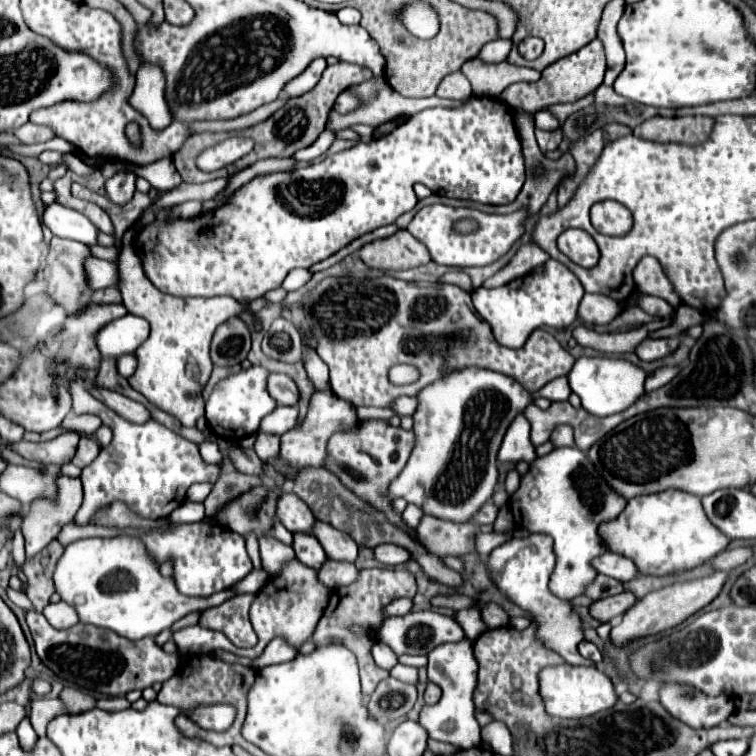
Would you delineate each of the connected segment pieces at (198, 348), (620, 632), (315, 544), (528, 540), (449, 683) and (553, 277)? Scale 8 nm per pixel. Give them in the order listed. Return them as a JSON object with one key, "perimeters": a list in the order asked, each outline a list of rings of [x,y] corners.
{"perimeters":[[[[123,243],[119,255],[121,271],[121,297],[129,313],[141,315],[151,325],[151,335],[135,351],[137,369],[127,379],[149,403],[163,407],[169,415],[179,419],[185,427],[195,427],[197,419],[203,415],[205,401],[201,397],[203,387],[209,381],[213,363],[209,357],[209,343],[213,331],[227,321],[229,317],[239,315],[245,307],[231,297],[213,297],[213,299],[181,299],[157,291],[141,269],[141,261],[131,243]]],[[[715,571],[709,577],[695,579],[695,581],[685,581],[685,583],[675,583],[675,585],[669,585],[669,587],[663,587],[659,591],[653,591],[653,593],[645,595],[629,611],[625,611],[621,623],[617,623],[611,629],[613,645],[615,647],[625,647],[631,641],[637,641],[637,639],[643,639],[643,637],[649,637],[649,635],[657,635],[661,631],[667,631],[667,629],[673,629],[673,627],[681,625],[687,617],[691,617],[693,613],[697,613],[699,609],[709,605],[719,595],[725,579],[727,579],[727,573]]],[[[293,535],[293,551],[301,563],[313,569],[321,569],[327,559],[321,543],[313,535]]],[[[531,533],[527,537],[515,537],[493,549],[489,555],[489,571],[495,581],[495,585],[511,599],[515,601],[521,609],[527,609],[533,613],[533,621],[539,625],[537,637],[553,651],[557,651],[569,665],[591,665],[597,667],[595,663],[589,663],[581,653],[577,651],[577,645],[583,641],[583,629],[579,615],[573,613],[571,603],[553,597],[549,591],[547,583],[549,577],[555,569],[555,555],[551,549],[551,539],[541,533]]],[[[463,639],[459,643],[443,643],[437,645],[429,653],[429,681],[437,683],[443,689],[443,697],[435,705],[423,705],[419,713],[421,727],[429,733],[431,739],[443,741],[449,745],[457,745],[461,749],[471,749],[481,743],[479,737],[479,723],[475,719],[475,703],[473,703],[473,691],[477,687],[477,661],[473,659],[473,647],[469,639]]],[[[549,259],[545,263],[545,273],[527,275],[515,279],[497,289],[479,287],[473,293],[473,305],[477,313],[491,325],[491,331],[503,347],[523,347],[533,329],[551,325],[551,327],[567,327],[577,319],[577,307],[583,297],[581,281],[559,261]]]]}

